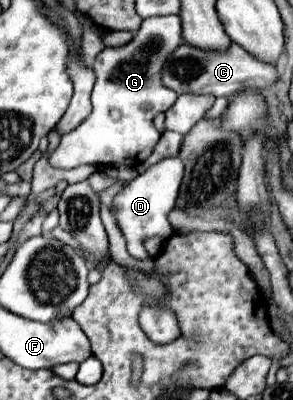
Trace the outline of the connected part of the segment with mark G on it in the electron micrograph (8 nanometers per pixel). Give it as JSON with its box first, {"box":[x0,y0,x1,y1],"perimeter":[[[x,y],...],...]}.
{"box":[48,16,182,168],"perimeter":[[[178,16],[146,18],[134,38],[118,48],[104,48],[92,68],[96,84],[92,90],[92,114],[60,140],[48,162],[56,168],[74,168],[82,164],[94,166],[138,166],[154,150],[160,132],[154,128],[158,112],[166,112],[178,94],[164,86],[162,70],[172,52],[182,44],[182,24]]]}

